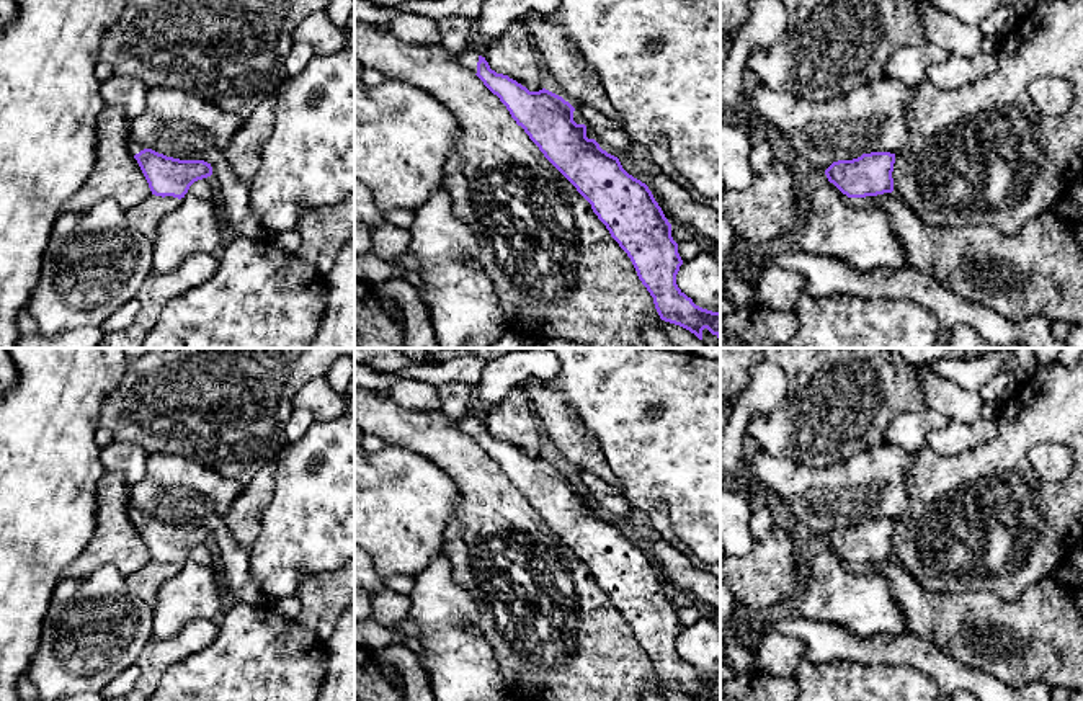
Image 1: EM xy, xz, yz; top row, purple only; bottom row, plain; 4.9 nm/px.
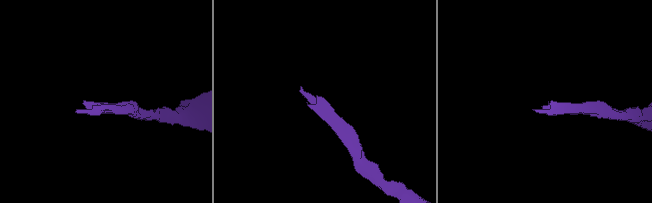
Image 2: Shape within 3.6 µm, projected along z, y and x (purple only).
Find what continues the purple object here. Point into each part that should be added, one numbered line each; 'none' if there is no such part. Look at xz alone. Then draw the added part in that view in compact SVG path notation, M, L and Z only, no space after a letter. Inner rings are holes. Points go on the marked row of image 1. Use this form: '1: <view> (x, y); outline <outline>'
1: xz (469, 58); outline M474 46L466 47L459 54L454 54L454 57L470 72L477 74L477 62L479 62L479 52L475 51Z

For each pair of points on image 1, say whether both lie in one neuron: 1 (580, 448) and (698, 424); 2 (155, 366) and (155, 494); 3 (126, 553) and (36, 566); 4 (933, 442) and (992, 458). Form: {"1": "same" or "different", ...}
{"1": "different", "2": "different", "3": "different", "4": "different"}

